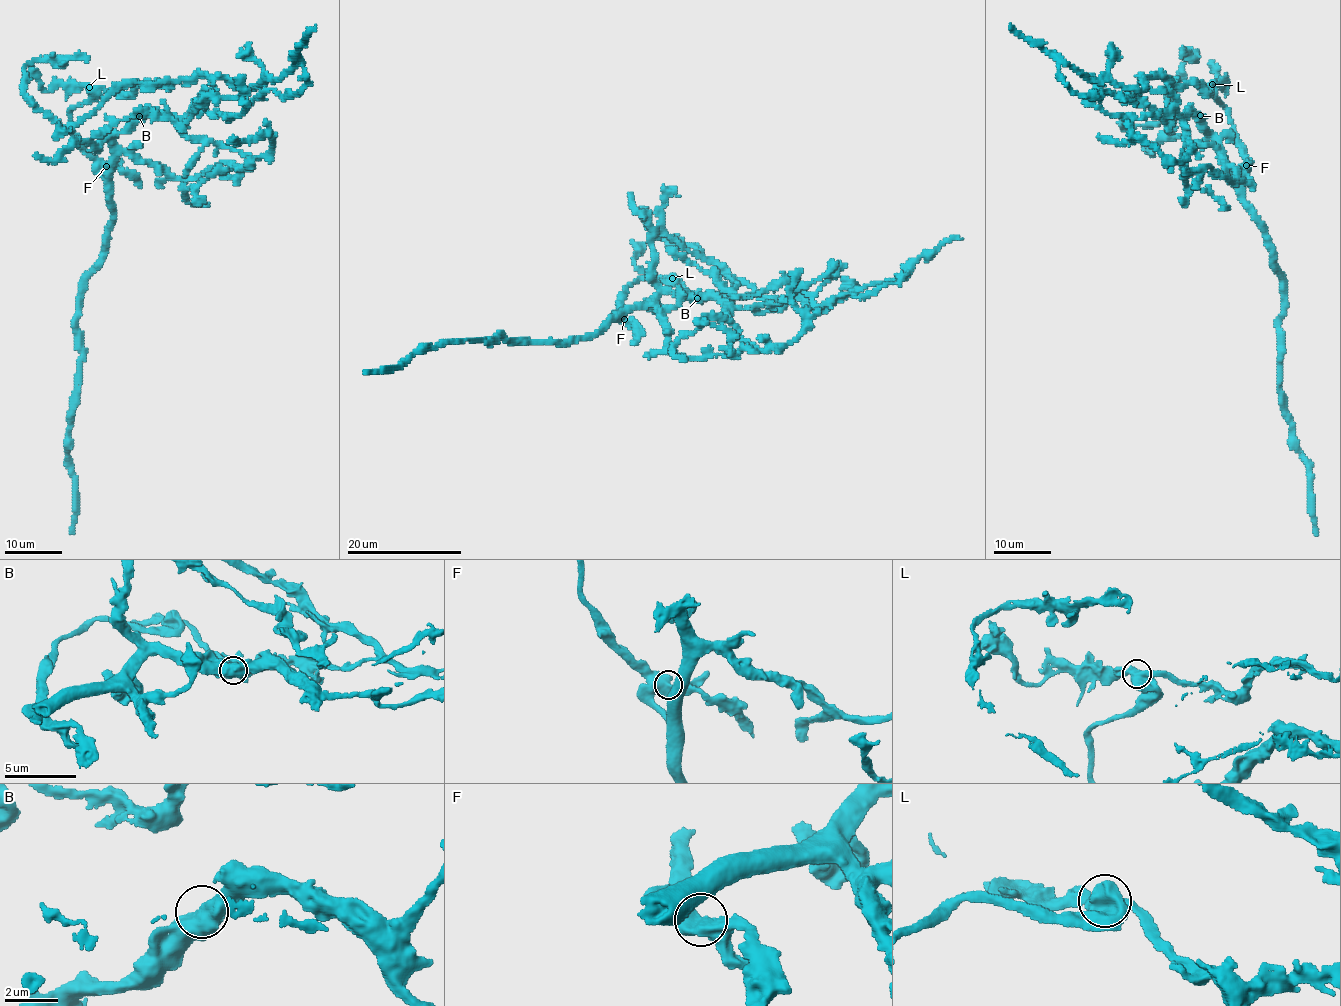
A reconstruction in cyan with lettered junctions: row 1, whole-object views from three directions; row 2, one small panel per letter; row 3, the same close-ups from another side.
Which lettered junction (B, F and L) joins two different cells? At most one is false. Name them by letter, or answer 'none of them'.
L

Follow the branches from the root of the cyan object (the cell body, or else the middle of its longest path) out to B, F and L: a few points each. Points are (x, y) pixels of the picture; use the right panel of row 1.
B: (1198, 84), (1205, 93), (1211, 86), (1226, 108), (1245, 159), (1239, 183), (1219, 143), (1204, 132), (1200, 115)
F: (1198, 84), (1205, 93), (1209, 93), (1211, 86), (1226, 108), (1246, 165)
L: (1198, 84), (1205, 93), (1209, 93), (1212, 84)

